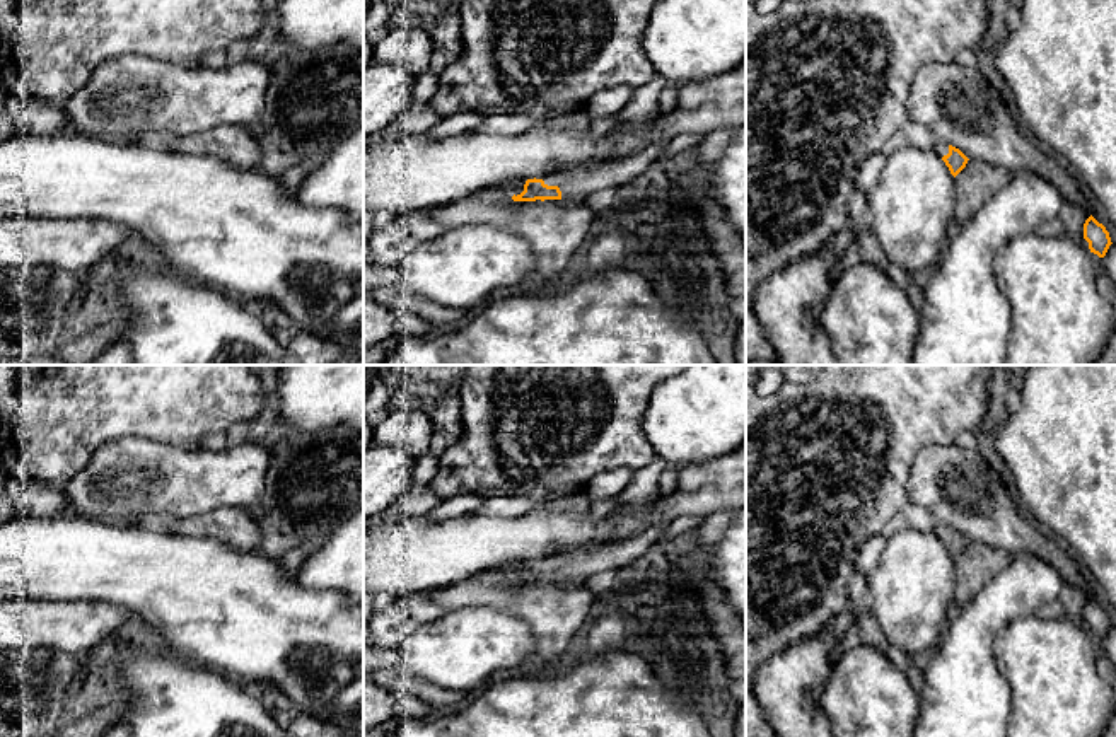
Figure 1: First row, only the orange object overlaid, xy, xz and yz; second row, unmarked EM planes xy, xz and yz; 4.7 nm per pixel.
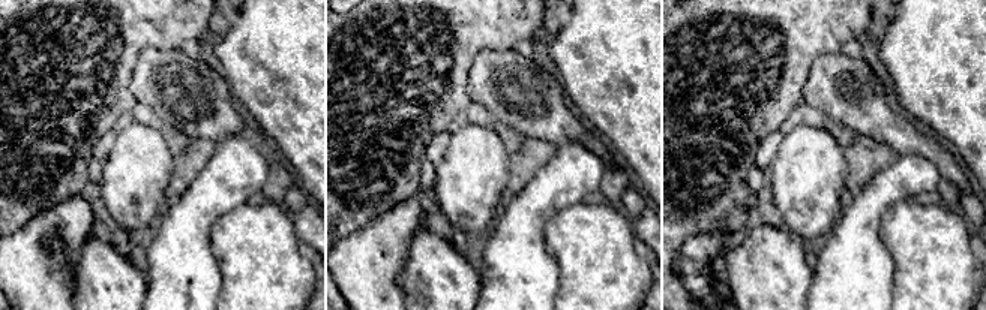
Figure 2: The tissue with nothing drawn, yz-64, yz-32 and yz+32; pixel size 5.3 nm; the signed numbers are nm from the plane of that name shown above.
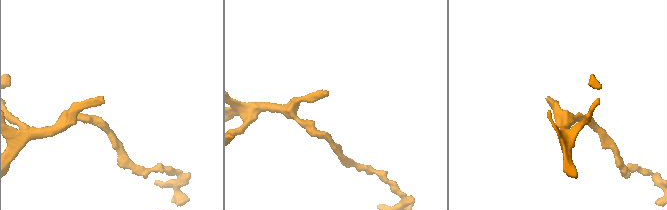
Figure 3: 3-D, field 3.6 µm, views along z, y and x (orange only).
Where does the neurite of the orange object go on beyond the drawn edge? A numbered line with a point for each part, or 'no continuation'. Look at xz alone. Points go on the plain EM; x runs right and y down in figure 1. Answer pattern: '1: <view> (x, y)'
1: xz (719, 483)

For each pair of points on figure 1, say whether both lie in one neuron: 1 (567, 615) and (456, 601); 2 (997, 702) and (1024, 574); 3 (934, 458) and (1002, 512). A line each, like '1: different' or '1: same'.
1: same
2: same
3: same

